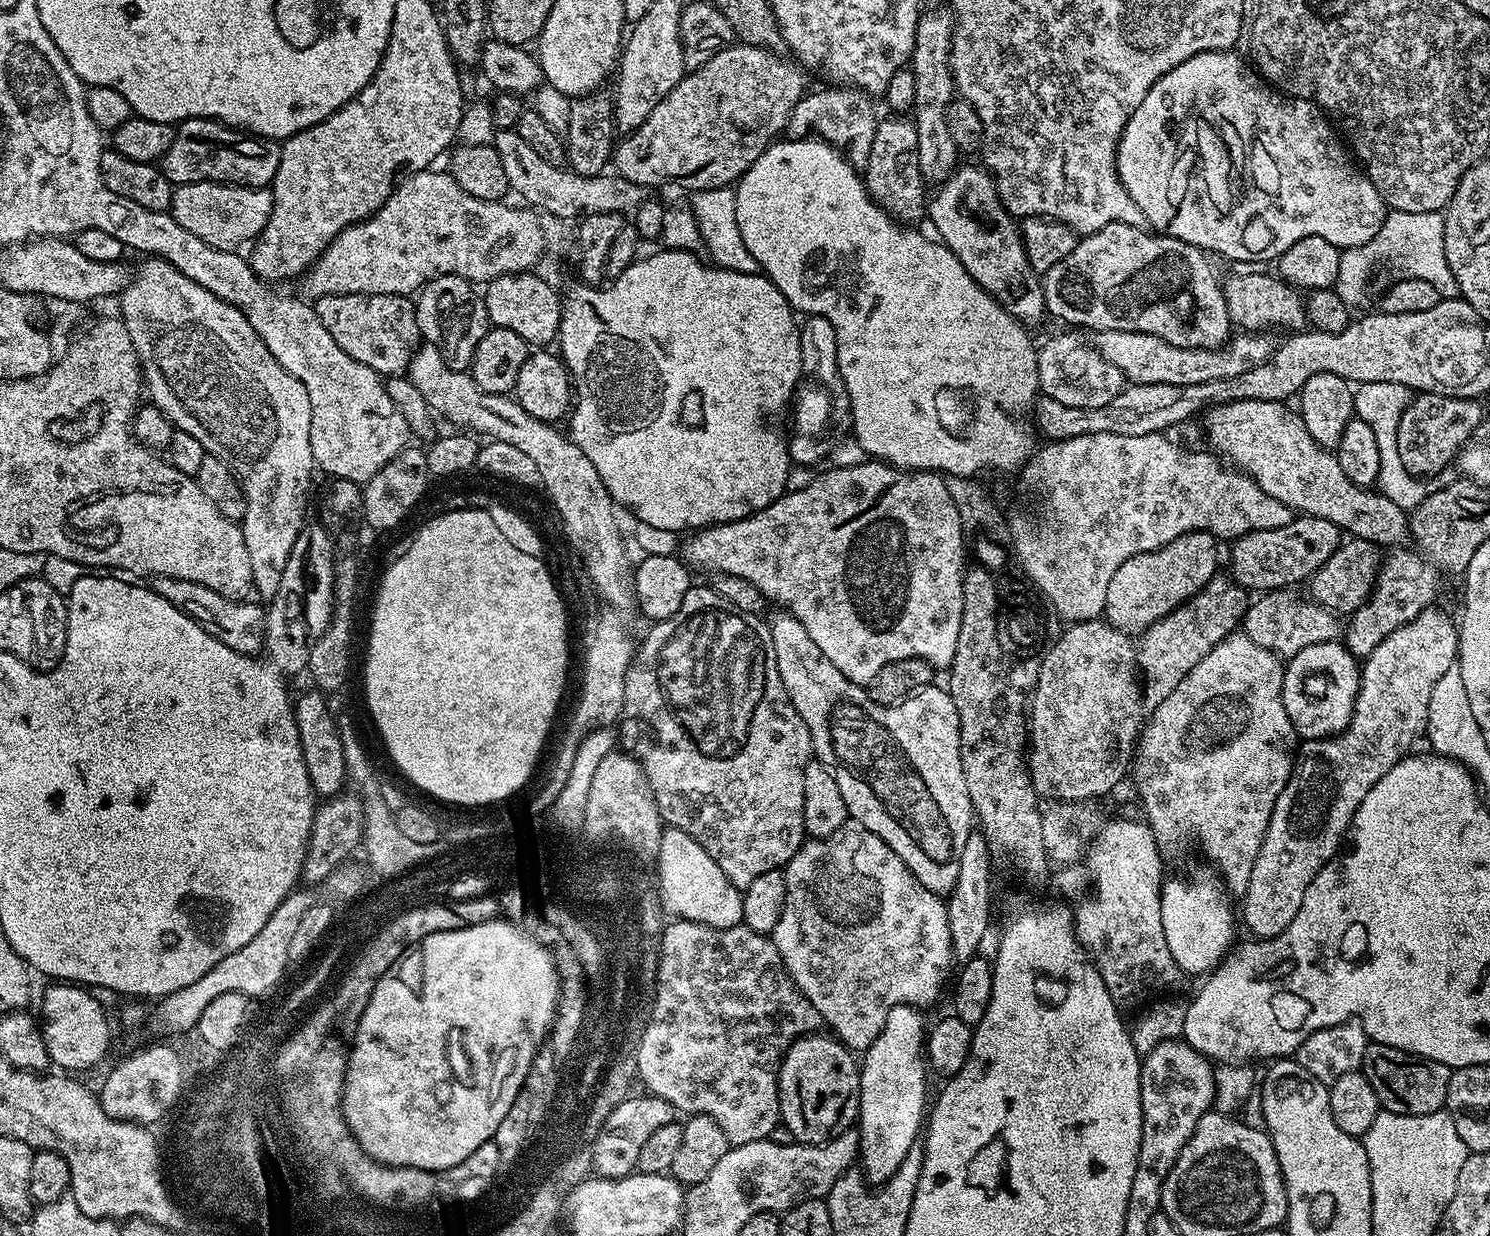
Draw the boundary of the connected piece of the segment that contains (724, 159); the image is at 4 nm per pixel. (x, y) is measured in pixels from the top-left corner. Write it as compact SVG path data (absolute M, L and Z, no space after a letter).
M739 42L715 52L650 110L650 118L642 126L615 145L611 153L615 175L645 186L677 184L688 188L689 193L735 185L781 135L794 106L806 94L805 69L784 58L766 48Z

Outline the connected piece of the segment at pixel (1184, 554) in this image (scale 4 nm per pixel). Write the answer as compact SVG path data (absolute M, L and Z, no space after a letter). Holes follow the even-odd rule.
M1197 530L1174 538L1170 552L1168 548L1159 548L1153 552L1143 552L1134 558L1126 558L1126 562L1122 562L1118 570L1114 570L1114 578L1110 578L1110 586L1106 590L1103 615L1107 623L1113 628L1120 629L1121 632L1139 634L1161 620L1163 616L1169 616L1175 608L1187 604L1192 596L1197 596L1203 590L1212 576L1217 575L1216 544L1218 545L1217 537L1211 532ZM1171 552L1173 560L1168 560L1168 554Z

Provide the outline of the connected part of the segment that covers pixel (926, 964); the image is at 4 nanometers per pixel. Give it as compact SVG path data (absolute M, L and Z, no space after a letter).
M847 822L829 836L820 839L805 839L800 848L787 857L782 868L782 875L784 877L784 909L780 915L780 921L776 923L776 928L770 933L771 939L775 940L784 968L796 983L800 993L815 1006L821 1021L827 1027L829 1024L833 1028L829 1029L845 1048L863 1050L871 1046L886 1022L886 1014L890 1014L894 1006L899 1004L925 1006L924 1004L932 1004L939 998L940 987L944 984L944 975L947 974L948 967L953 967L954 964L948 905L937 893L926 890L926 886L917 882L912 871L902 862L902 858L898 858L898 854L894 854L894 850L890 850L890 846L886 846L886 842L878 838L878 834L866 830L861 824Z

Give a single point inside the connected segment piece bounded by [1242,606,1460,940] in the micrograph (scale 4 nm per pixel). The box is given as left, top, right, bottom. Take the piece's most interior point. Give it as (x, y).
(1330, 777)

